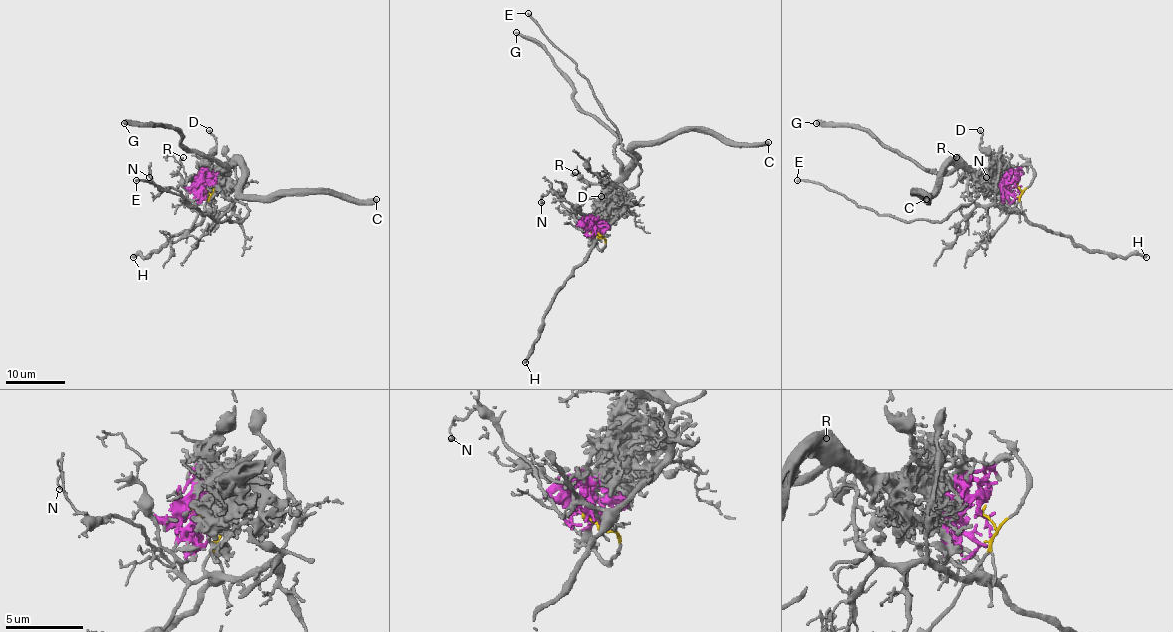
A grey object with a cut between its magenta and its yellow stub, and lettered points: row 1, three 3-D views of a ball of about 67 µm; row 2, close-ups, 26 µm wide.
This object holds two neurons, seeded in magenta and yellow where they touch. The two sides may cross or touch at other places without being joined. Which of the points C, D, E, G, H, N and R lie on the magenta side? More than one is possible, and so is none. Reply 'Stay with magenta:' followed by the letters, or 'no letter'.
Stay with magenta: C, D, G

